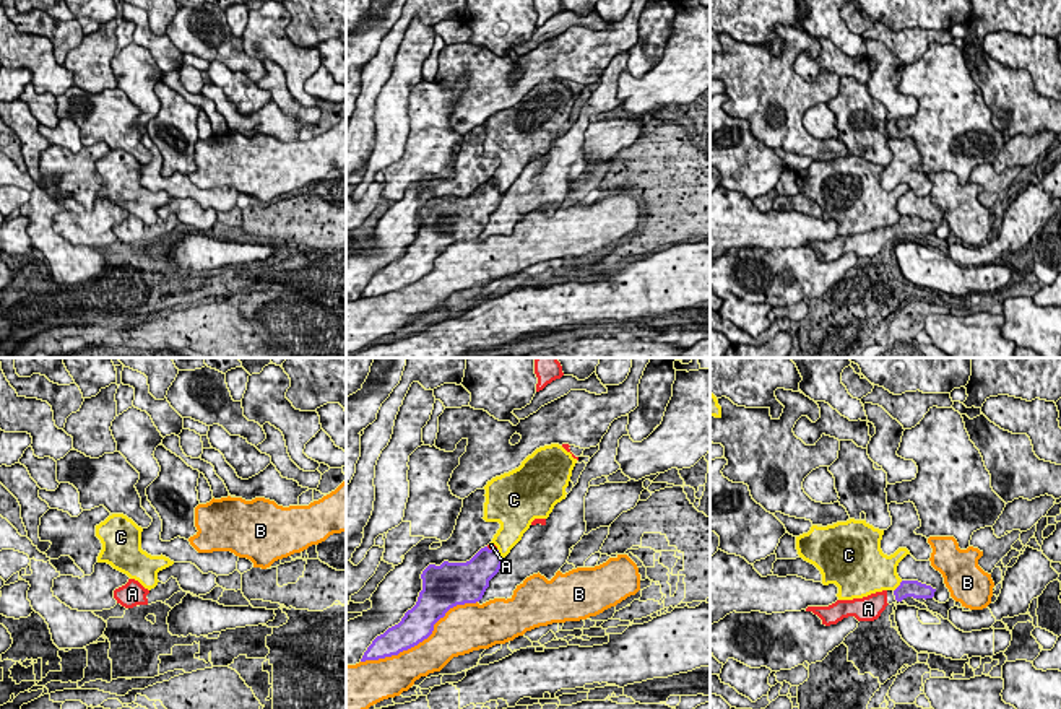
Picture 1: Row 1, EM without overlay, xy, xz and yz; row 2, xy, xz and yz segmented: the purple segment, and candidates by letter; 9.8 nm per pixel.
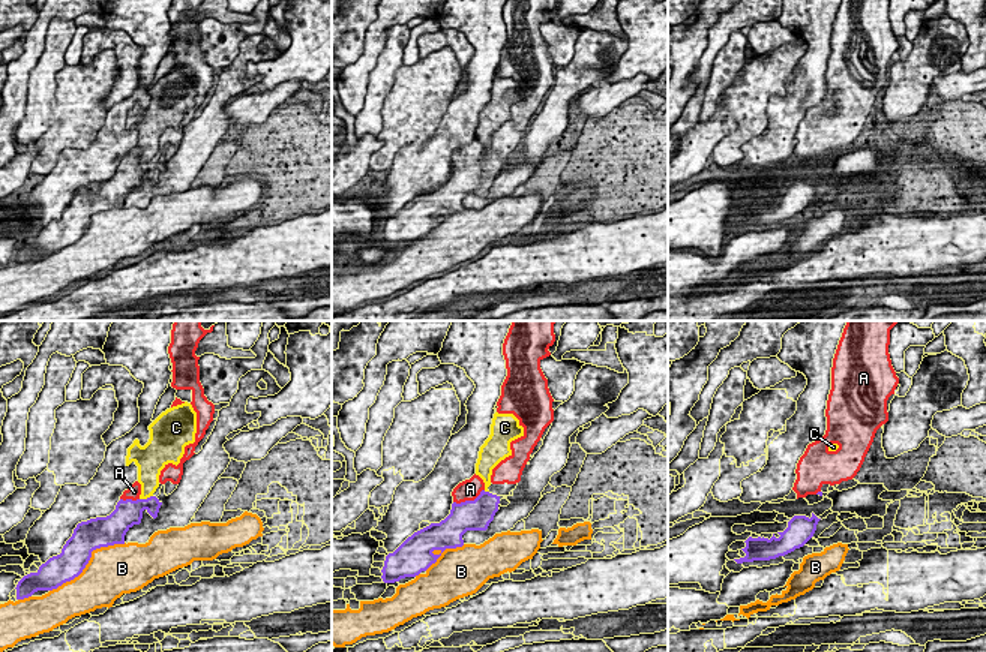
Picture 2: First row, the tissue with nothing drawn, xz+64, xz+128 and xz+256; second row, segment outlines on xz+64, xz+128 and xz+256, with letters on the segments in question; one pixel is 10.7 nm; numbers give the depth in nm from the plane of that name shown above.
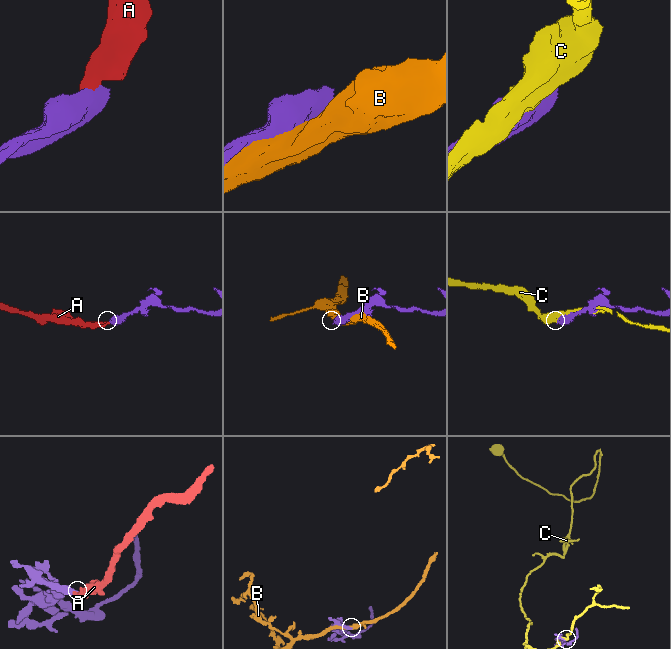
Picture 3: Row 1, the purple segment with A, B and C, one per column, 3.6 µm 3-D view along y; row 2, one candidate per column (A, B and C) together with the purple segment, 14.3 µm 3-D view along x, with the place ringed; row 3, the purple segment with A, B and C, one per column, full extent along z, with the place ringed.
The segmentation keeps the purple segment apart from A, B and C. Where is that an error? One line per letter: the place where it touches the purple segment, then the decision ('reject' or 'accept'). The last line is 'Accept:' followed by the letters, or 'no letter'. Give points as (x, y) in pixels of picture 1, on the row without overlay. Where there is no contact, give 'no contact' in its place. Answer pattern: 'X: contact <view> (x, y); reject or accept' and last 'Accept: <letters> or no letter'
A: contact xz (491, 186); accept
B: contact xz (421, 277); reject
C: contact xz (498, 189); reject
Accept: A

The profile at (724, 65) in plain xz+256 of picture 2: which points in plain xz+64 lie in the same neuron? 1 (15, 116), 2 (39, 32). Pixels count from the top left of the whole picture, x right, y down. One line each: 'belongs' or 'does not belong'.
1: does not belong
2: does not belong

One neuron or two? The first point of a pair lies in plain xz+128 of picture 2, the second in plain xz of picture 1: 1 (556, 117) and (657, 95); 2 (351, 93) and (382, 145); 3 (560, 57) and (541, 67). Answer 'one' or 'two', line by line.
1: two
2: two
3: one

